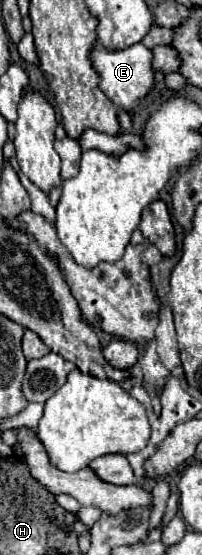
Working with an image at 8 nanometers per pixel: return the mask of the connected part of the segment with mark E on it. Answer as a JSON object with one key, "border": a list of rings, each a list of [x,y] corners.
{"border":[[[95,43],[91,49],[91,65],[93,69],[99,73],[101,81],[99,87],[101,91],[119,107],[125,109],[129,113],[133,113],[133,101],[145,99],[145,95],[151,91],[153,87],[153,53],[143,45],[143,43],[135,43],[131,47],[125,49],[117,49],[117,51],[109,51],[105,49],[101,43]]]}

